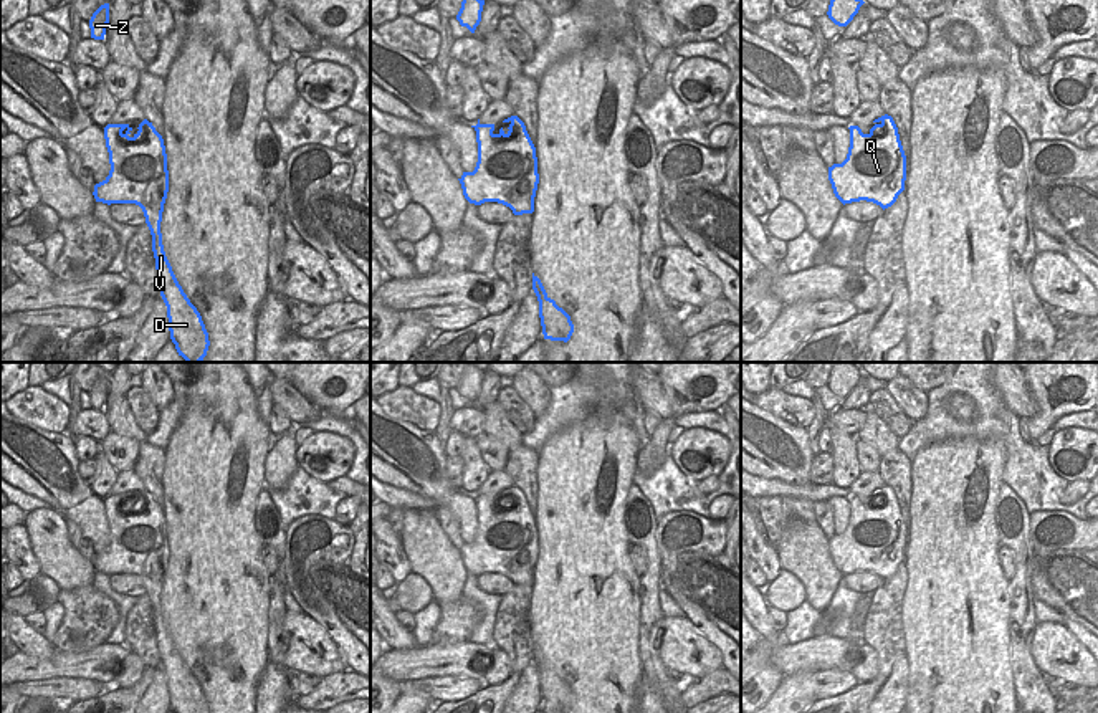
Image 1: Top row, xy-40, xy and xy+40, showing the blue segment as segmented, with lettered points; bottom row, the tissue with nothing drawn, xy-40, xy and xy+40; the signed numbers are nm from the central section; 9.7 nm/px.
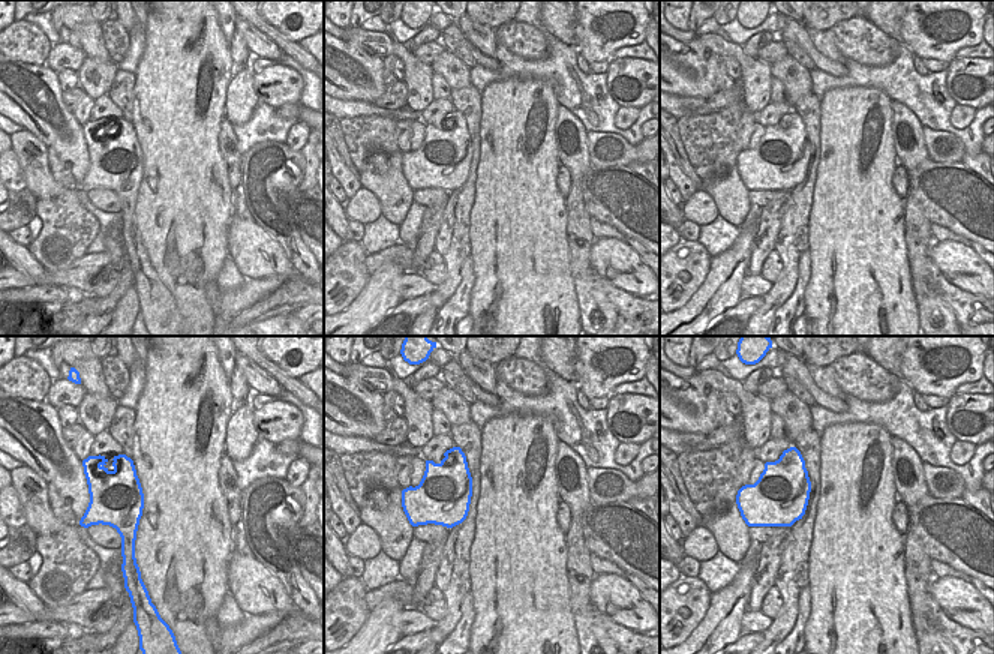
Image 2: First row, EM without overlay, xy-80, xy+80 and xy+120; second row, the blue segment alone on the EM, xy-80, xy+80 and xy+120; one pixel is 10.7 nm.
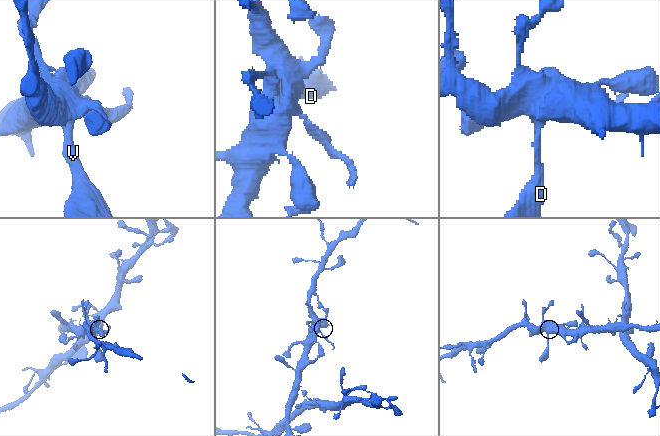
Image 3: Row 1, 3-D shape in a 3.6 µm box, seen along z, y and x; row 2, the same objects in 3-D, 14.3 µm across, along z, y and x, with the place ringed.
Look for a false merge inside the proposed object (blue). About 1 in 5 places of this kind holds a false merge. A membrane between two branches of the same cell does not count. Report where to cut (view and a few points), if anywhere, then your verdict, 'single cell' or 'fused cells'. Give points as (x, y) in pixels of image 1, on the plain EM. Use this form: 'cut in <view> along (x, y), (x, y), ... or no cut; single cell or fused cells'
no cut; single cell

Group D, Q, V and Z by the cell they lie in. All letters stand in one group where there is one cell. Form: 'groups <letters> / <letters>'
groups D Q V Z

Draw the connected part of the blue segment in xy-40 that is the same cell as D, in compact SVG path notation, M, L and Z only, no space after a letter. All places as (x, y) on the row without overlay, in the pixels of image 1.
M144 490L131 508L129 495L104 498L109 523L109 546L94 556L94 569L103 574L136 574L142 579L152 605L160 667L167 677L172 713L210 713L200 683L179 655L165 627L160 604L164 574L169 562L167 524L162 506Z

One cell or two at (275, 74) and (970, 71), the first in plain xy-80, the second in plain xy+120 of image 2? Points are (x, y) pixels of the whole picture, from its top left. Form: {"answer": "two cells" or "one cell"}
{"answer": "one cell"}

